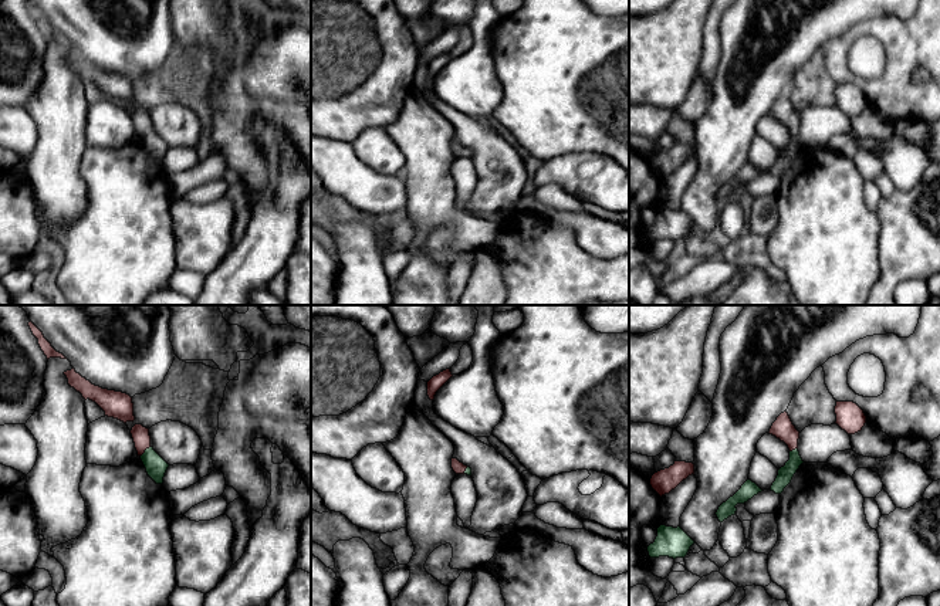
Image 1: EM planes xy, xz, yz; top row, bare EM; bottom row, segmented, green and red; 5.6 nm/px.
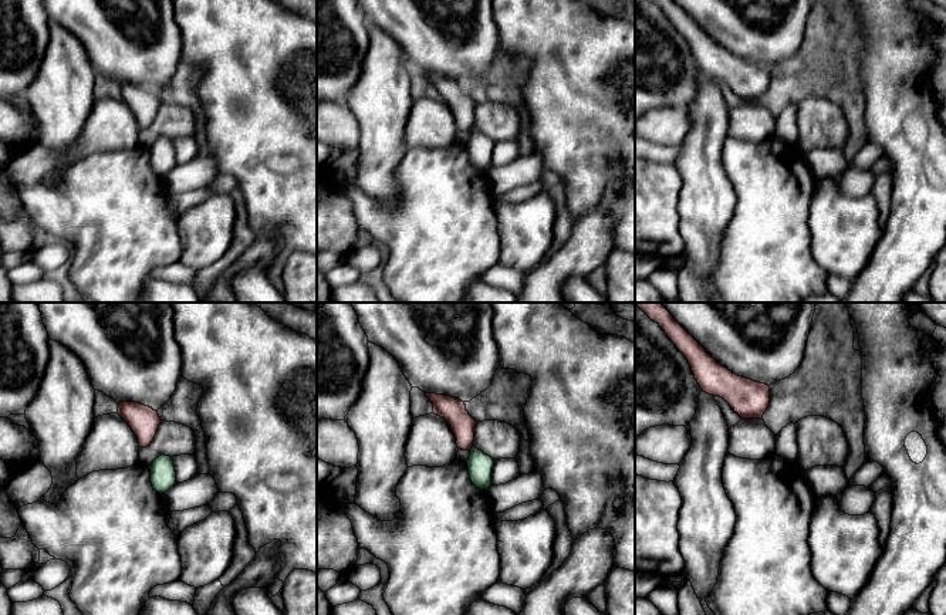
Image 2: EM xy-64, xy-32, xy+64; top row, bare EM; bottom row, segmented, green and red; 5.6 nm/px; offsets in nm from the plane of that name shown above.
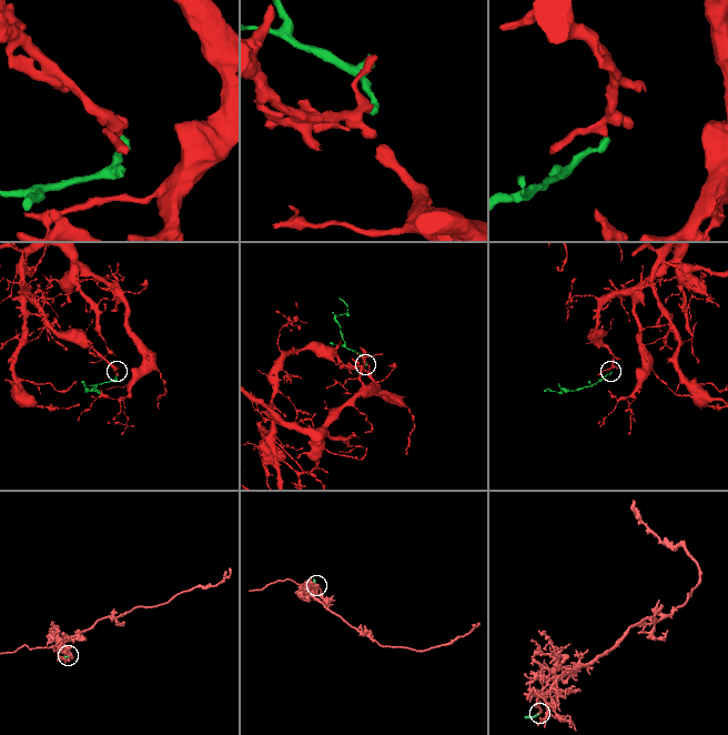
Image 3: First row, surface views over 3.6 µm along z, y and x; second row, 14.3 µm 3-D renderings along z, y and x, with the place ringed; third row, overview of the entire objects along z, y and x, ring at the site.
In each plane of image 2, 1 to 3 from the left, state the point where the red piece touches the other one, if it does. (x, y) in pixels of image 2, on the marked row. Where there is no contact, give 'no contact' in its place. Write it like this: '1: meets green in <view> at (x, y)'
1: no contact
2: no contact
3: no contact

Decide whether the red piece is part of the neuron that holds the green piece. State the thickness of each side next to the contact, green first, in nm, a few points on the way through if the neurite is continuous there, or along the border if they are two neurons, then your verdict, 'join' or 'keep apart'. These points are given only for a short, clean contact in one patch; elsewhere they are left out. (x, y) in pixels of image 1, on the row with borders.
120 nm thick on the green side, 100 nm on the other; runs through xy (155, 466), (145, 452), (141, 436); join

